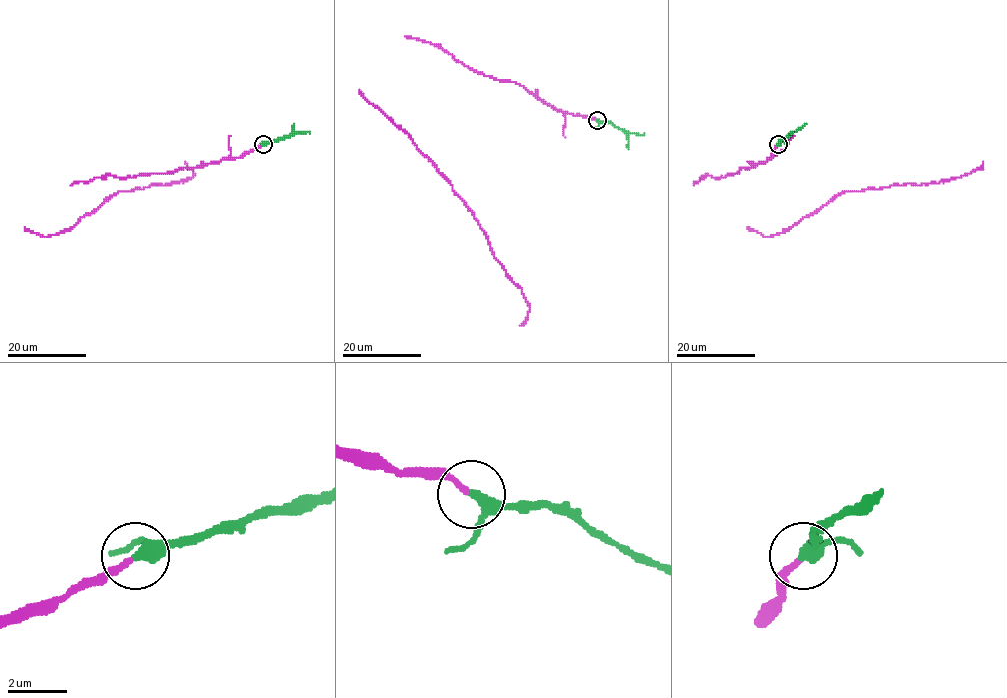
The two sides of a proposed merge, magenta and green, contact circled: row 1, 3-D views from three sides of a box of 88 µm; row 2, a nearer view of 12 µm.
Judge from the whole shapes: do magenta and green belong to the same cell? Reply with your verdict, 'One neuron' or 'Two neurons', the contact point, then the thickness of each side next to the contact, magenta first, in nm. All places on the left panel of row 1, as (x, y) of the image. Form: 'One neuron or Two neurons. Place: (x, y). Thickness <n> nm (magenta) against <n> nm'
One neuron. Place: (263, 144). Thickness 180 nm (magenta) against 340 nm

